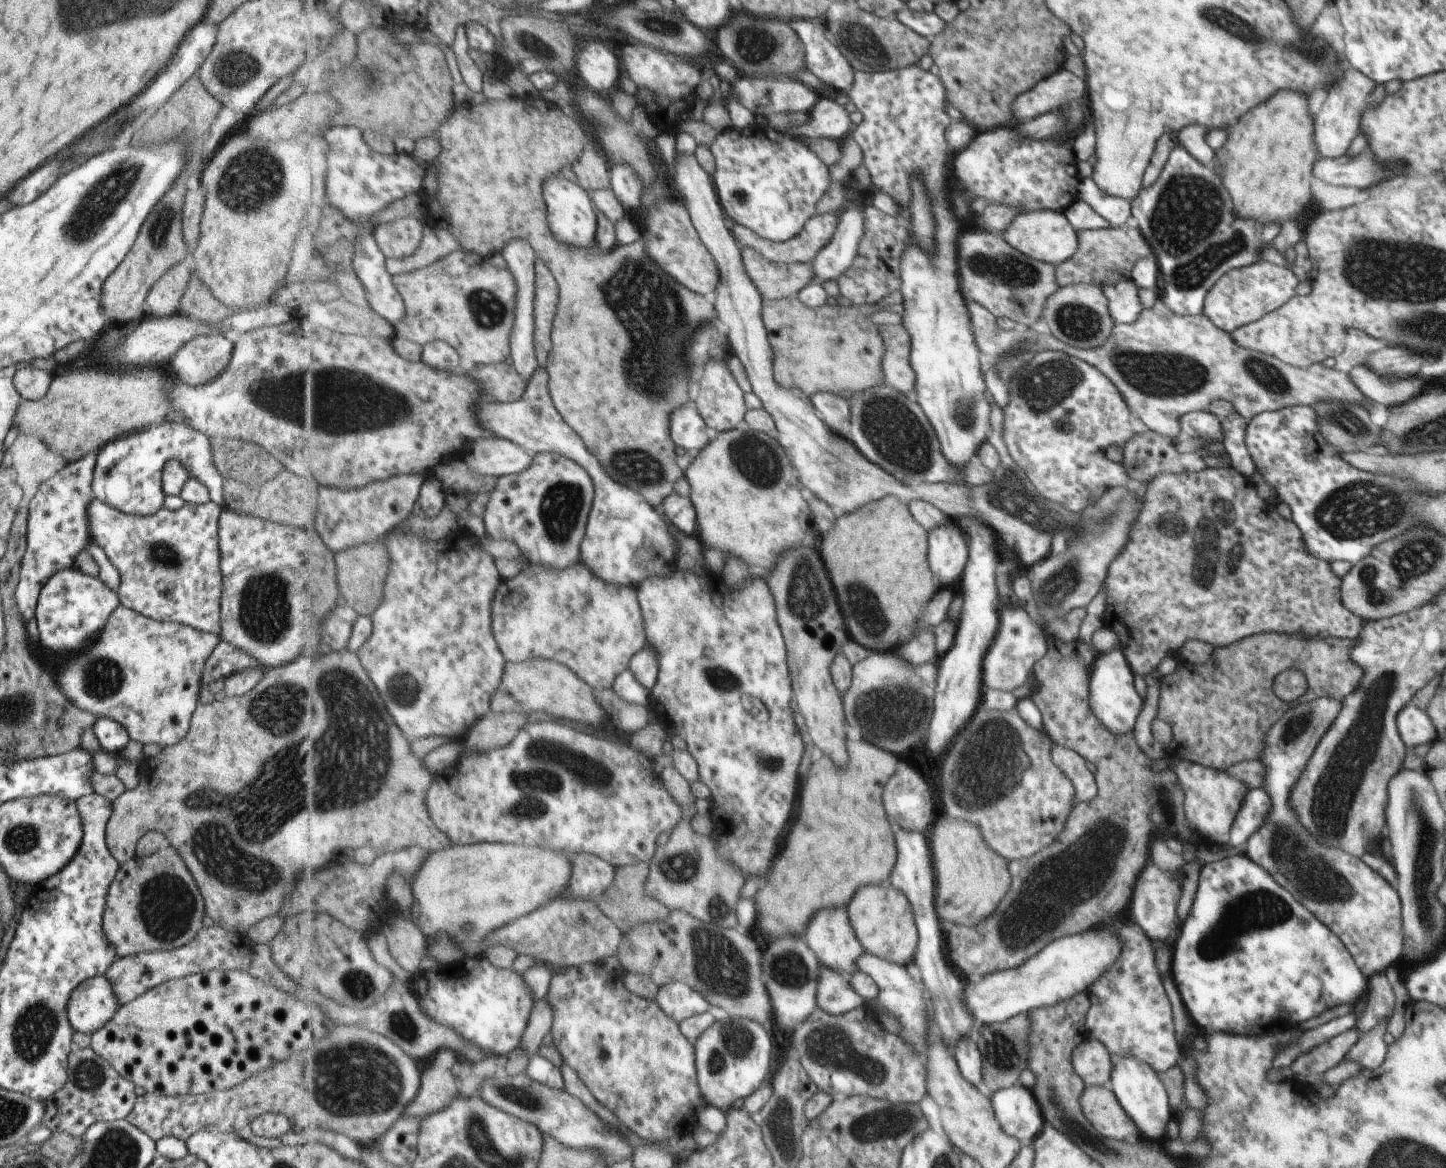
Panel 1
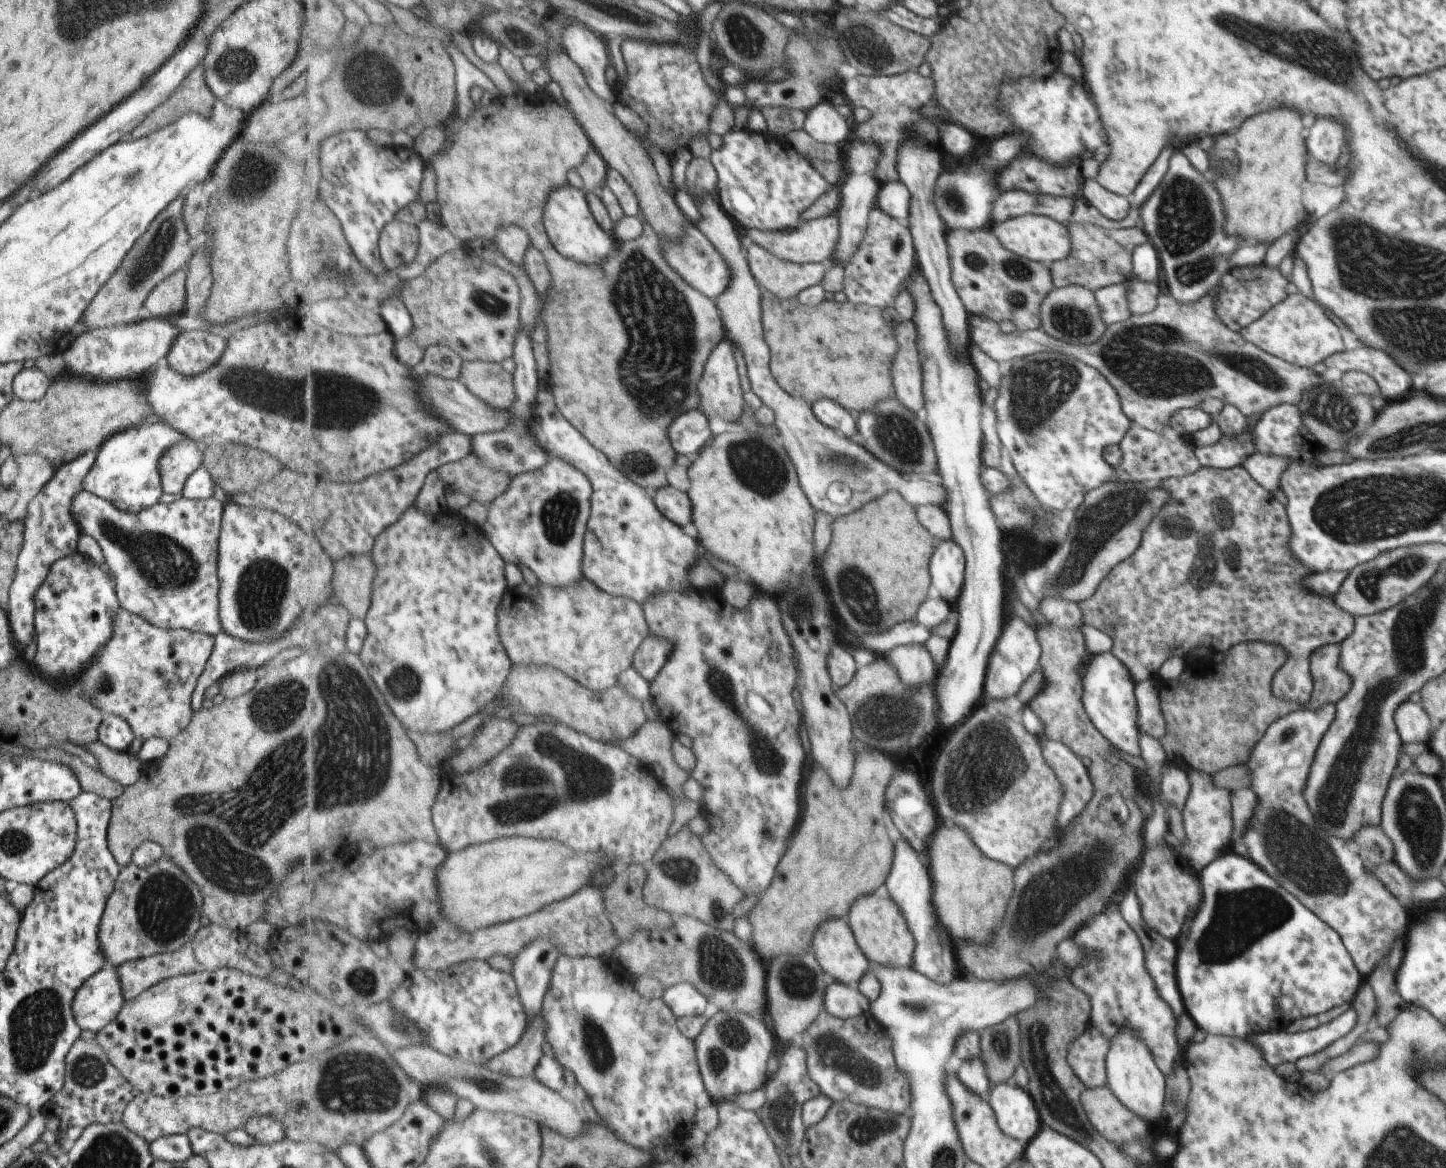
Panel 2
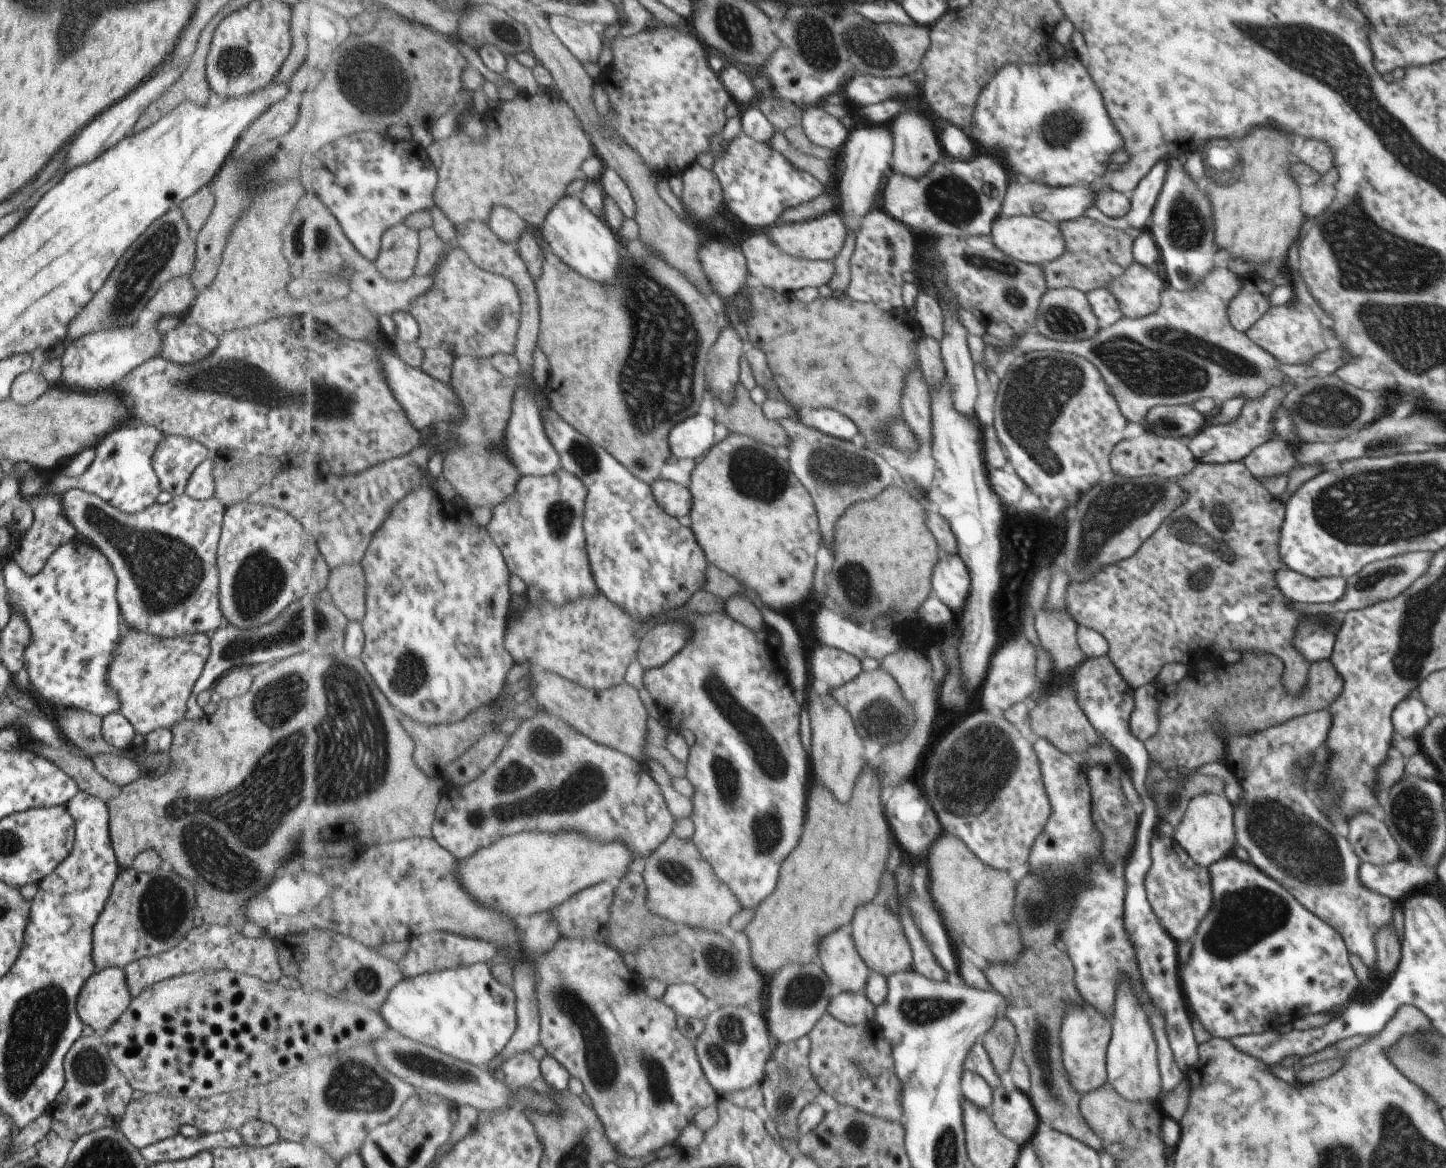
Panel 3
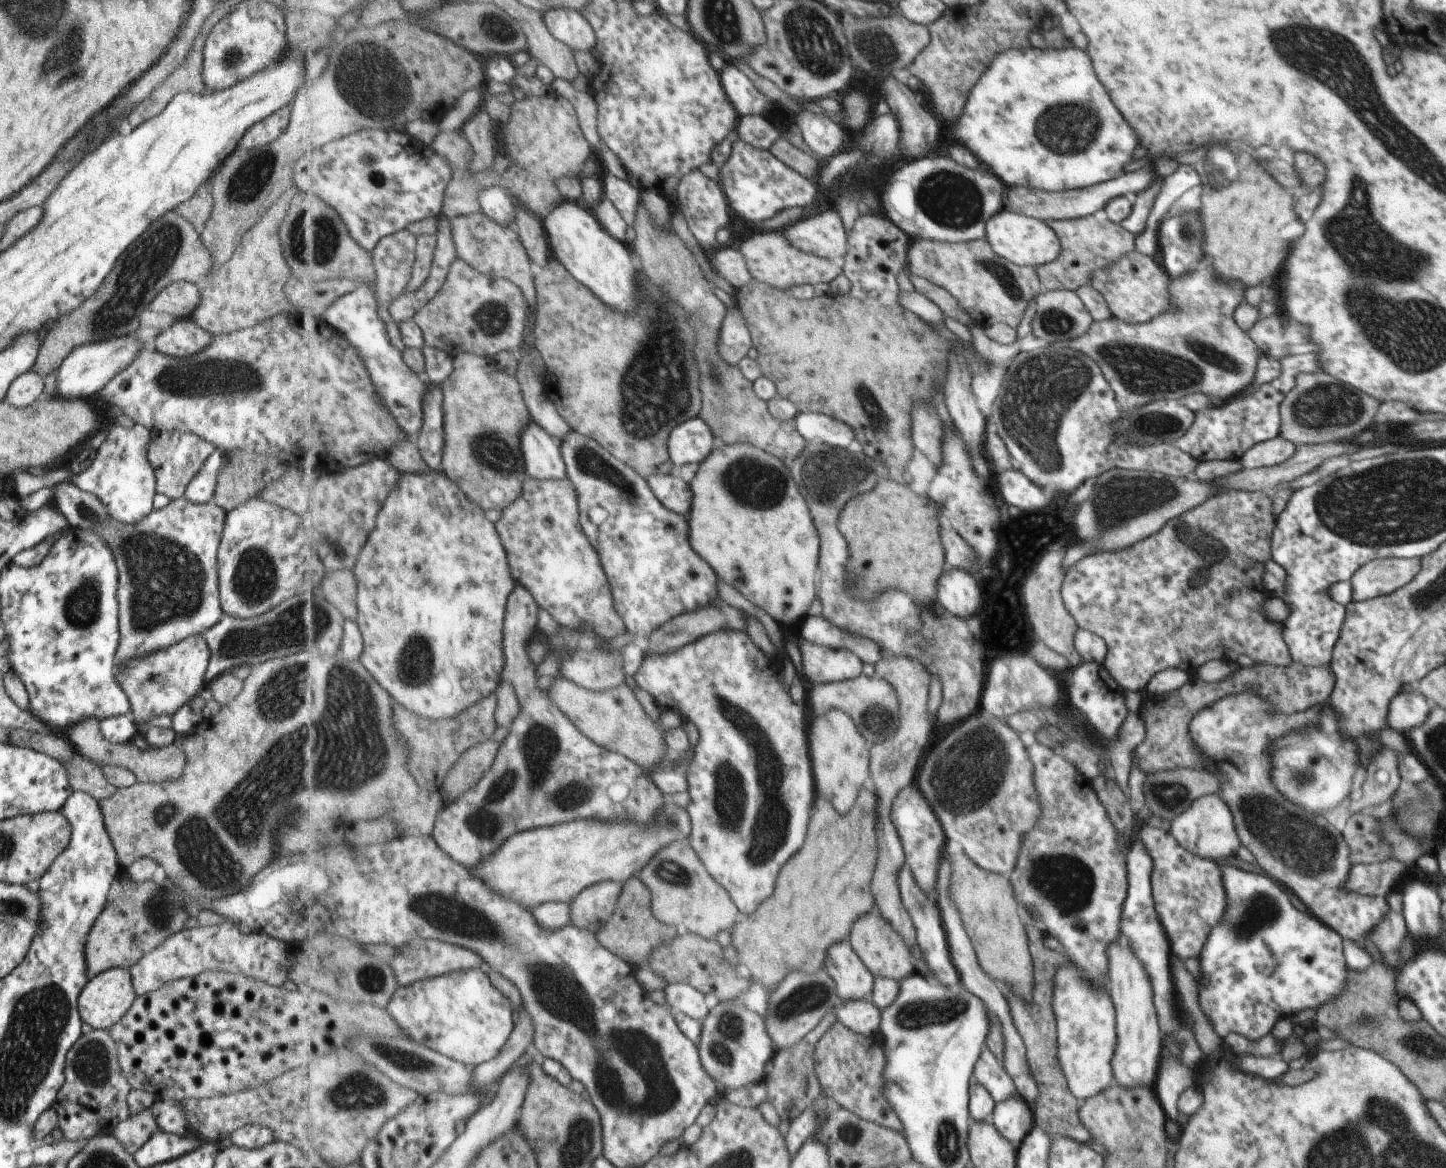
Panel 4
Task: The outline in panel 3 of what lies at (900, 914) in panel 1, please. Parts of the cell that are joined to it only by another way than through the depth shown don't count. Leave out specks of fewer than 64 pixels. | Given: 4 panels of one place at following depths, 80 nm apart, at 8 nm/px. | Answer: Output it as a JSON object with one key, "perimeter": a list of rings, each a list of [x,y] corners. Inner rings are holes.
{"perimeter":[[[871,902],[857,908],[850,931],[857,951],[873,972],[879,972],[889,978],[895,976],[897,972],[909,972],[913,968],[912,945],[904,925],[901,923],[900,916],[895,916],[895,912],[887,908],[886,902]]]}

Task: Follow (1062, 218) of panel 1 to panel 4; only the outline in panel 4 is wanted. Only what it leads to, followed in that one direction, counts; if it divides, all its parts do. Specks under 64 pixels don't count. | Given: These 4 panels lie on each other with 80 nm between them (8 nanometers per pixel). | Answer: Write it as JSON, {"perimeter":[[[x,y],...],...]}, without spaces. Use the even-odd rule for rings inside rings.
{"perimeter":[[[1005,209],[997,211],[985,225],[985,240],[997,254],[1014,265],[1040,268],[1057,260],[1061,252],[1061,244],[1056,233],[1045,221],[1035,217],[1018,215]]]}

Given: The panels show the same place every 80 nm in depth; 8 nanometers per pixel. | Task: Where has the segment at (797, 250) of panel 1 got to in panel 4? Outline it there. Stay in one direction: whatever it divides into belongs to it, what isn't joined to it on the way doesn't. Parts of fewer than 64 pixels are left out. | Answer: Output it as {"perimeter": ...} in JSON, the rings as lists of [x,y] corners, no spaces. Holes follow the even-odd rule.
{"perimeter":[[[828,210],[792,224],[783,234],[799,250],[837,262],[849,248],[841,217]]]}

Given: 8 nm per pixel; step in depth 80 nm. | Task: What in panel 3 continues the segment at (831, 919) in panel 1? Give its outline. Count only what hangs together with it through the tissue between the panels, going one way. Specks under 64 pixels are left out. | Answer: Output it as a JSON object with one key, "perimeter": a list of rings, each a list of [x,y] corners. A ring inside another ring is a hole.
{"perimeter":[[[850,929],[825,936],[818,962],[841,992],[863,993],[872,978],[873,971],[857,951]]]}

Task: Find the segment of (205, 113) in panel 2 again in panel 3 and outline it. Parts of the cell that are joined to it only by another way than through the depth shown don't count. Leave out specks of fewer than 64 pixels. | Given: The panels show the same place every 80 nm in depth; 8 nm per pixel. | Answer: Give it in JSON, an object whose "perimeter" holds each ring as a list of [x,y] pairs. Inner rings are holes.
{"perimeter":[[[224,4],[208,21],[207,24],[201,29],[200,35],[195,50],[191,53],[190,59],[185,66],[180,77],[173,83],[173,86],[163,95],[161,95],[154,103],[151,103],[137,119],[137,122],[132,128],[132,133],[137,134],[142,130],[145,130],[148,126],[151,126],[154,122],[157,122],[165,113],[172,111],[179,103],[183,101],[191,101],[196,105],[207,104],[207,98],[209,98],[208,84],[206,83],[205,72],[205,57],[209,48],[209,41],[213,29],[221,22],[224,16],[227,16],[231,10],[229,10],[229,4]]]}

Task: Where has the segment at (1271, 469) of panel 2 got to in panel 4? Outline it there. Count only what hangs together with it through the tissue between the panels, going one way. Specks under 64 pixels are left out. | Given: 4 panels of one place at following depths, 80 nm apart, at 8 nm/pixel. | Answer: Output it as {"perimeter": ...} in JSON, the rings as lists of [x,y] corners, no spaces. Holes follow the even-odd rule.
{"perimeter":[[[1280,435],[1275,438],[1254,444],[1239,459],[1243,469],[1272,467],[1285,462],[1293,456],[1295,445]]]}

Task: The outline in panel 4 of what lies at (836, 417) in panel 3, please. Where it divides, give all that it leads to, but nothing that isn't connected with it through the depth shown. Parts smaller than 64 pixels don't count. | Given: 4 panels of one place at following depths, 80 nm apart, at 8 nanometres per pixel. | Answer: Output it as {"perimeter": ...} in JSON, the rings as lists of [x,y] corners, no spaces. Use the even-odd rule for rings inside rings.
{"perimeter":[[[800,412],[795,427],[809,442],[823,442],[825,446],[838,446],[849,451],[859,451],[855,429],[849,423],[827,413]]]}

